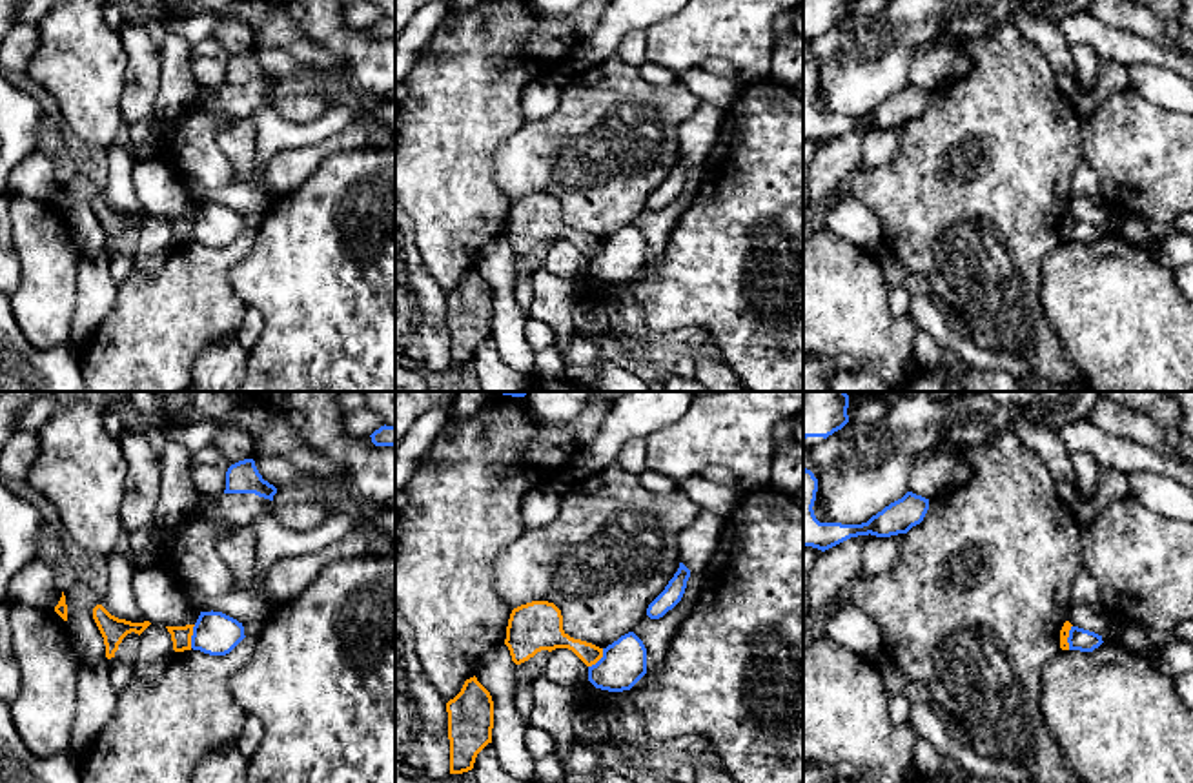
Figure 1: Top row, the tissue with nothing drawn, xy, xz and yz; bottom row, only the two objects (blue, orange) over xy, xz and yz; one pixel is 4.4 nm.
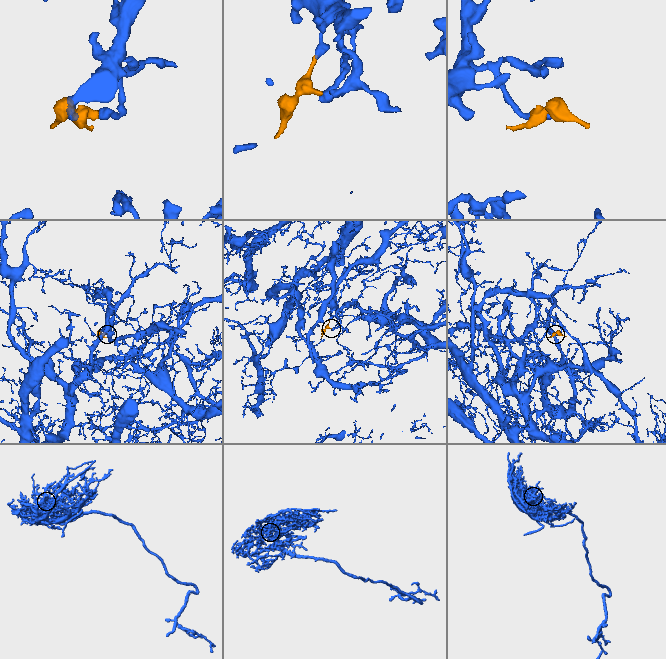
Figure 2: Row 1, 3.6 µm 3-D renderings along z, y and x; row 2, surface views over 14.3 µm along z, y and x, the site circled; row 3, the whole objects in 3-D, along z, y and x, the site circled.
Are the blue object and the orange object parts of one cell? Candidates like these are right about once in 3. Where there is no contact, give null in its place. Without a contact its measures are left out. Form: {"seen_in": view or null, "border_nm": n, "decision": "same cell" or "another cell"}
{"seen_in": "yz", "border_nm": 110, "decision": "another cell"}

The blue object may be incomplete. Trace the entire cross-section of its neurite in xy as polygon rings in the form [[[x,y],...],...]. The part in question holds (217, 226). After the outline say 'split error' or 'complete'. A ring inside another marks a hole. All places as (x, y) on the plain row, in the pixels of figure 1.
[[[200,204],[191,228],[191,240],[209,248],[229,246],[242,231],[244,219],[222,204]]] | complete

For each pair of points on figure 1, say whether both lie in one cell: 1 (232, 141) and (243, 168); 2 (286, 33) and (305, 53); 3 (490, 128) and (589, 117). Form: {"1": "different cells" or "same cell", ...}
{"1": "same cell", "2": "same cell", "3": "different cells"}

